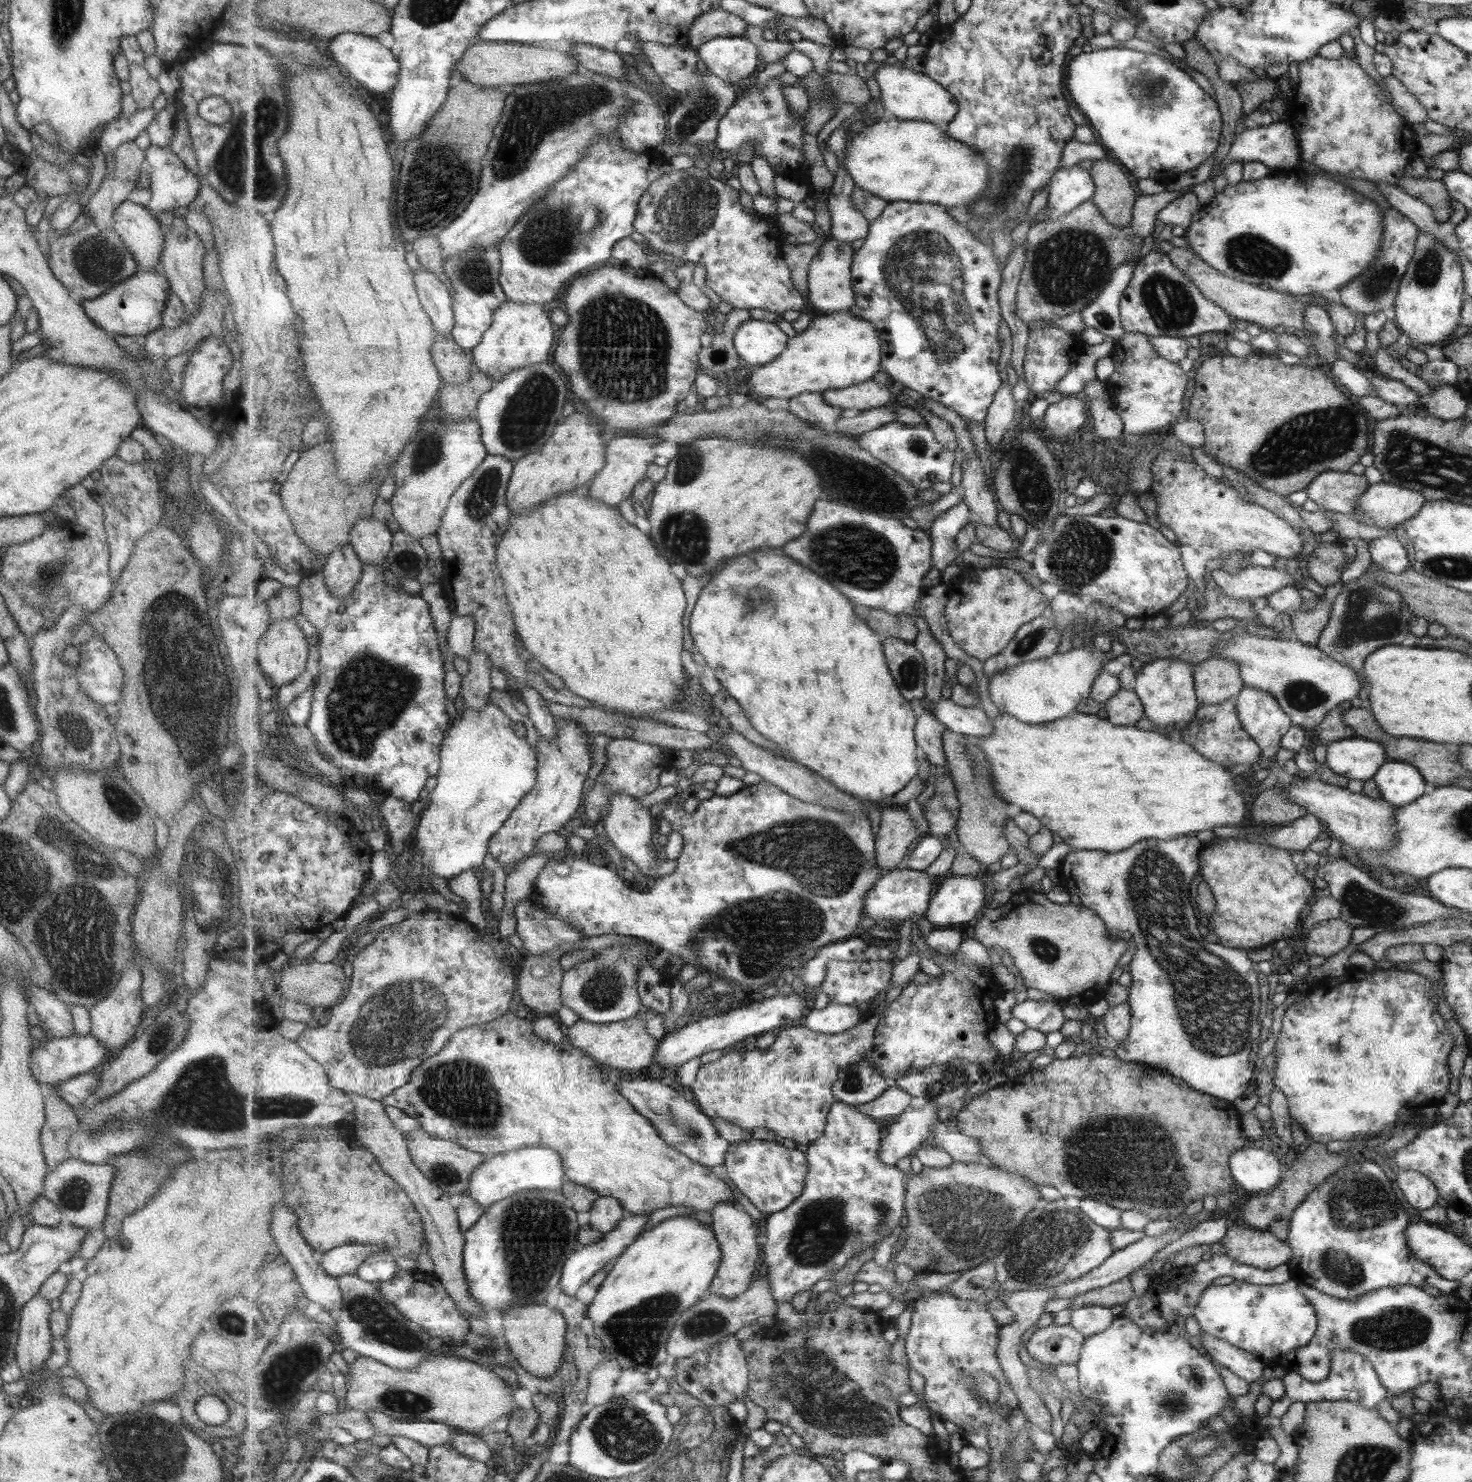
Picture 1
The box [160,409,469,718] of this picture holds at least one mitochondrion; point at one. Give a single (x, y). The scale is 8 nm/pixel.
(429, 450)

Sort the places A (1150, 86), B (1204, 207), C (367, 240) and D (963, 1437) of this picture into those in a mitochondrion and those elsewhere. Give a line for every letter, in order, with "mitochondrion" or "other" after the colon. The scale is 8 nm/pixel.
A: mitochondrion
B: other
C: other
D: other

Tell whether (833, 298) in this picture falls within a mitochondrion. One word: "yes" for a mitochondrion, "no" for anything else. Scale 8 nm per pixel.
no

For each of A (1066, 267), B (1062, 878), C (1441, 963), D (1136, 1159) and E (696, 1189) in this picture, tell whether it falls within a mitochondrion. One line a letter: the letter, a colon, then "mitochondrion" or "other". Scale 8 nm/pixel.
A: mitochondrion
B: other
C: other
D: mitochondrion
E: other

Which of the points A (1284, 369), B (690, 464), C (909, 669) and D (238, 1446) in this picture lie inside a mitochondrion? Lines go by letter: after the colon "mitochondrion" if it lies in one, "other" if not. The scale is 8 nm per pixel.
A: other
B: mitochondrion
C: mitochondrion
D: other

